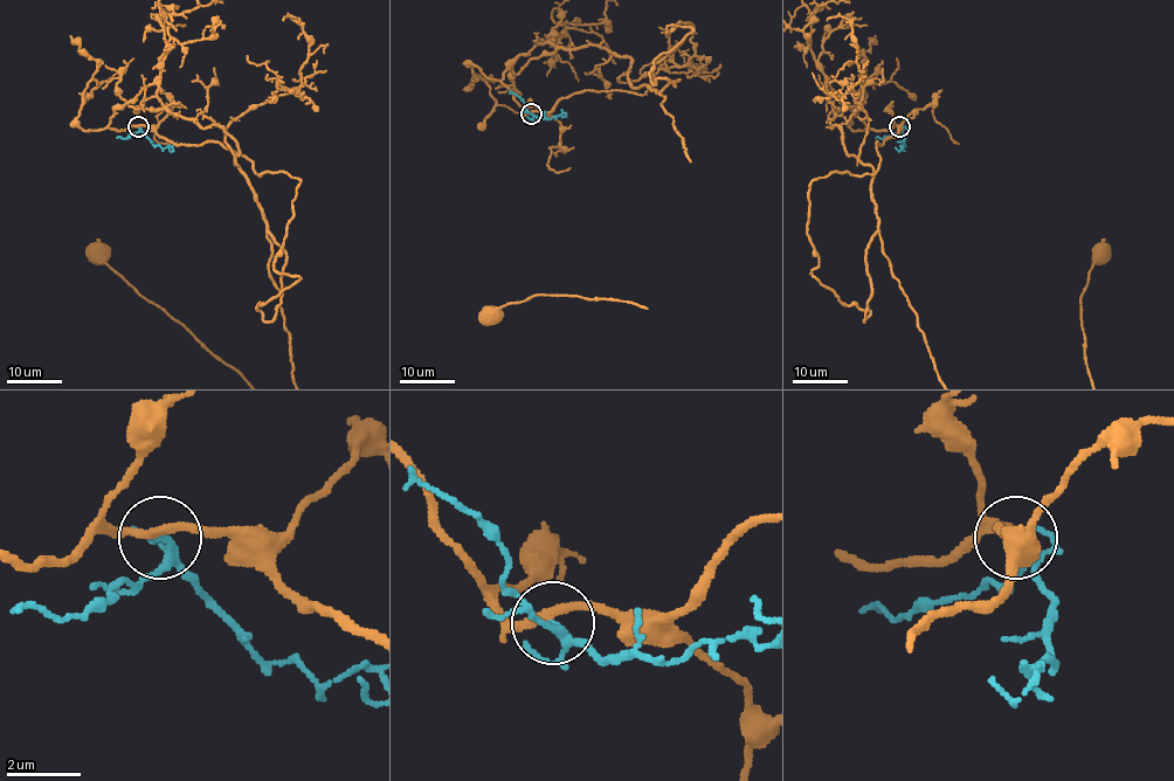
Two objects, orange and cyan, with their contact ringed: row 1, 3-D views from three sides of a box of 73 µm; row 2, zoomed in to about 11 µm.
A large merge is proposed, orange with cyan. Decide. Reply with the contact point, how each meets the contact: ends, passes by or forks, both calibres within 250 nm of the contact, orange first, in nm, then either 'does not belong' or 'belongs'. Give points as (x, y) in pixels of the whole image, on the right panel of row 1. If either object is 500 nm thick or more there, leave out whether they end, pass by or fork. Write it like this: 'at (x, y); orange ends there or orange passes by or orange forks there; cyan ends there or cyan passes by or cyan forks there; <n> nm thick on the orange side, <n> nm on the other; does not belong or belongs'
at (899, 126); orange passes by; cyan forks there; 220 nm thick on the orange side, 180 nm on the other; does not belong

